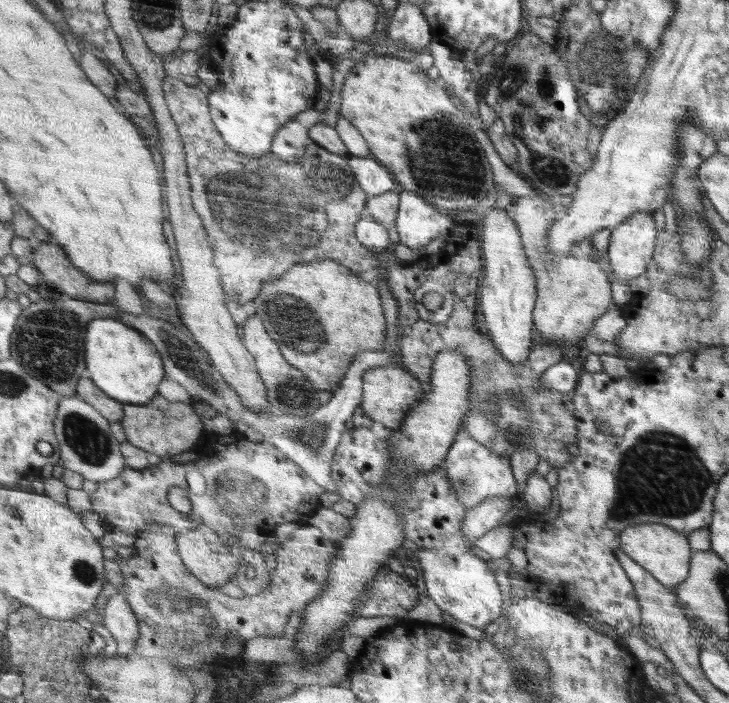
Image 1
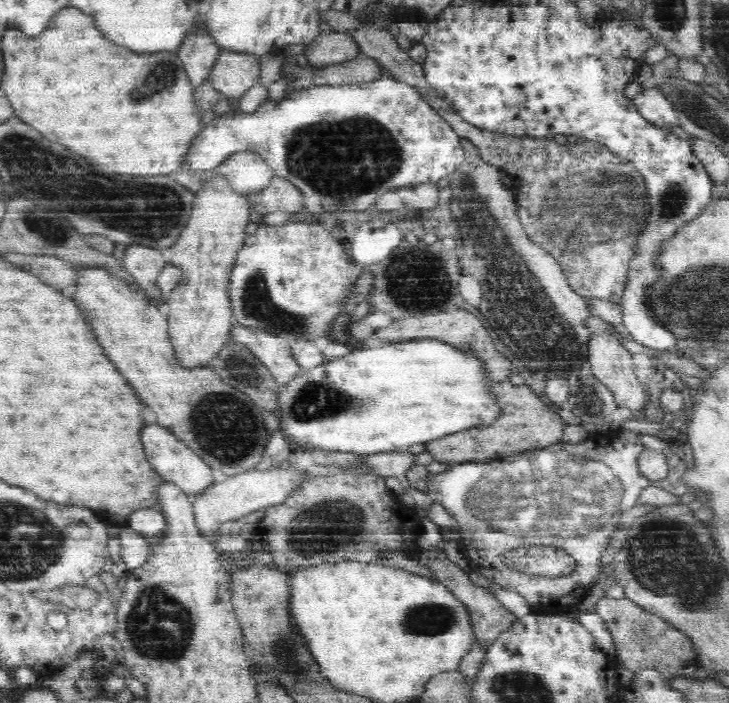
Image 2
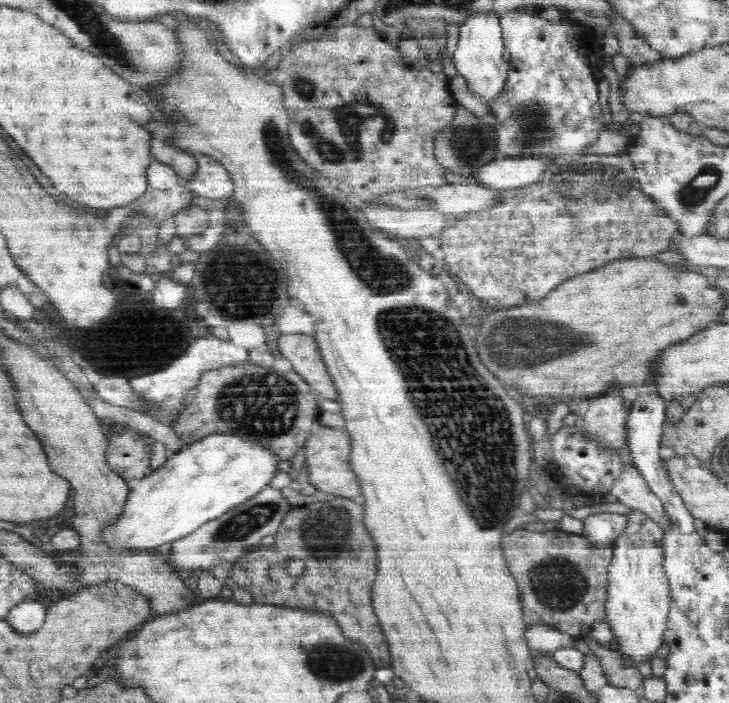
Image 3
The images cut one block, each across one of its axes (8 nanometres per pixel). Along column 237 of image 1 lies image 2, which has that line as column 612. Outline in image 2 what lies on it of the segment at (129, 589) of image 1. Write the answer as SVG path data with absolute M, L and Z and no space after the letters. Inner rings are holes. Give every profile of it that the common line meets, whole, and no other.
M628 597L621 599L601 598L597 602L596 612L604 619L608 631L612 633L617 650L617 658L630 672L656 669L667 681L679 675L680 668L695 664L700 651L696 649L693 639L683 631L679 631L671 623L667 623L661 615L650 613L638 606Z

